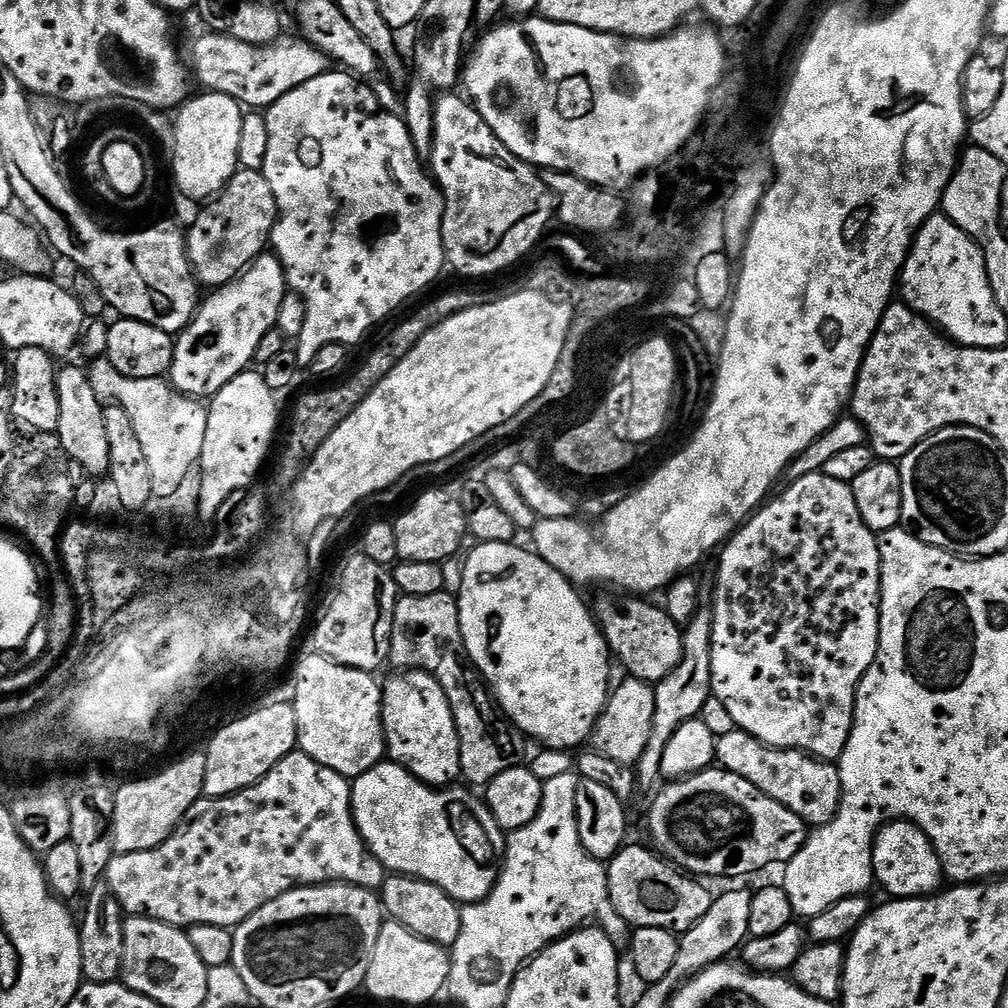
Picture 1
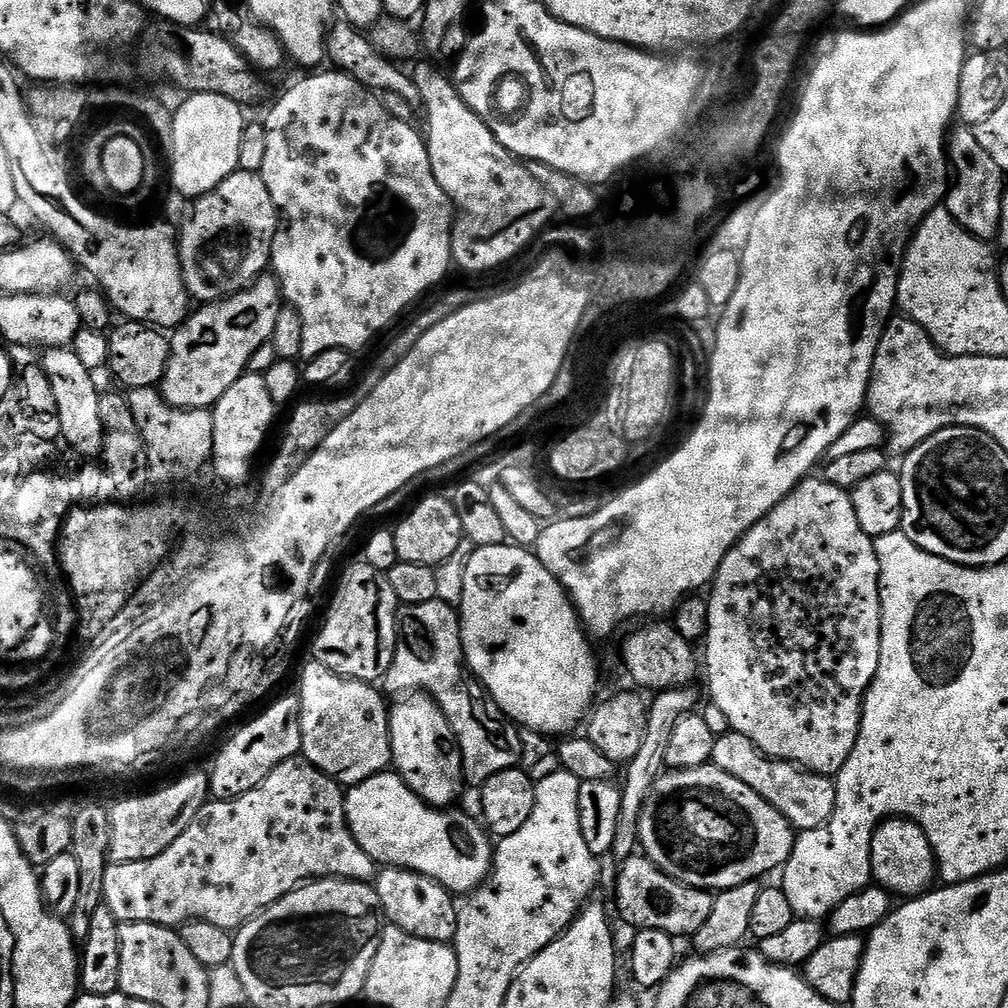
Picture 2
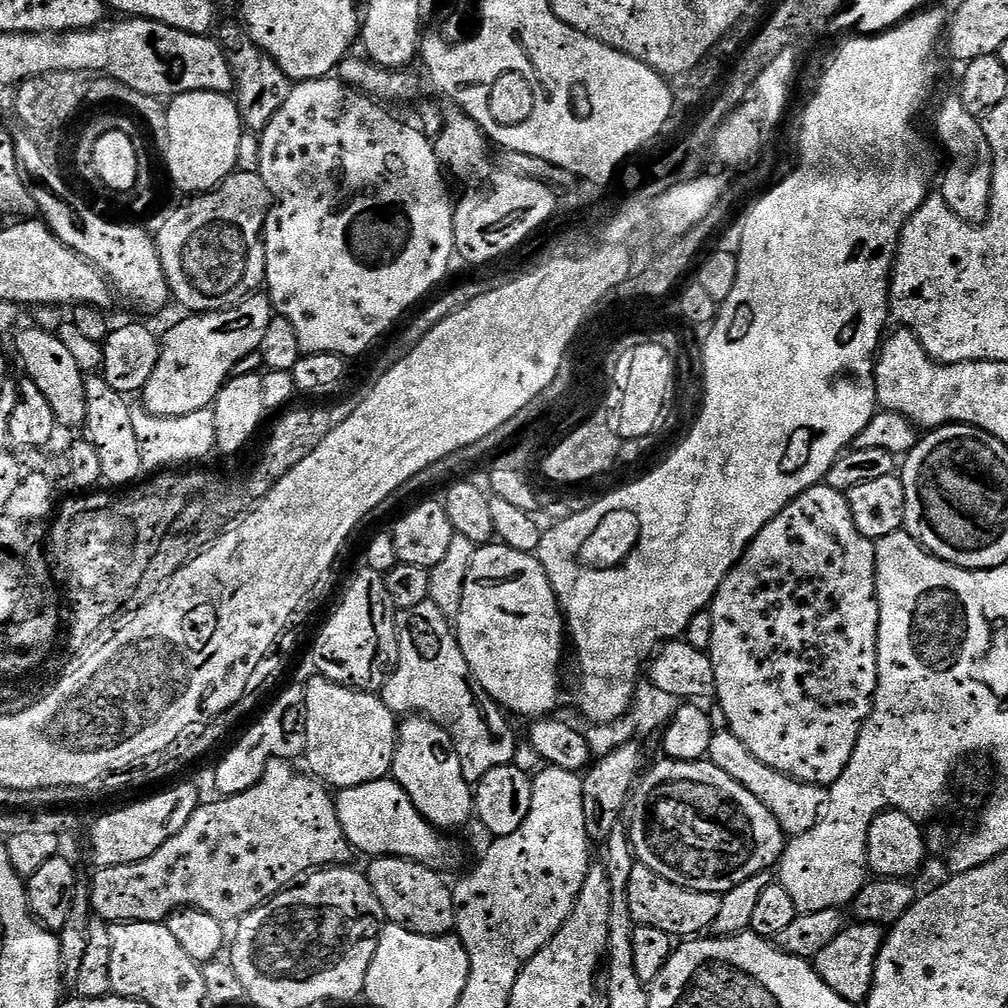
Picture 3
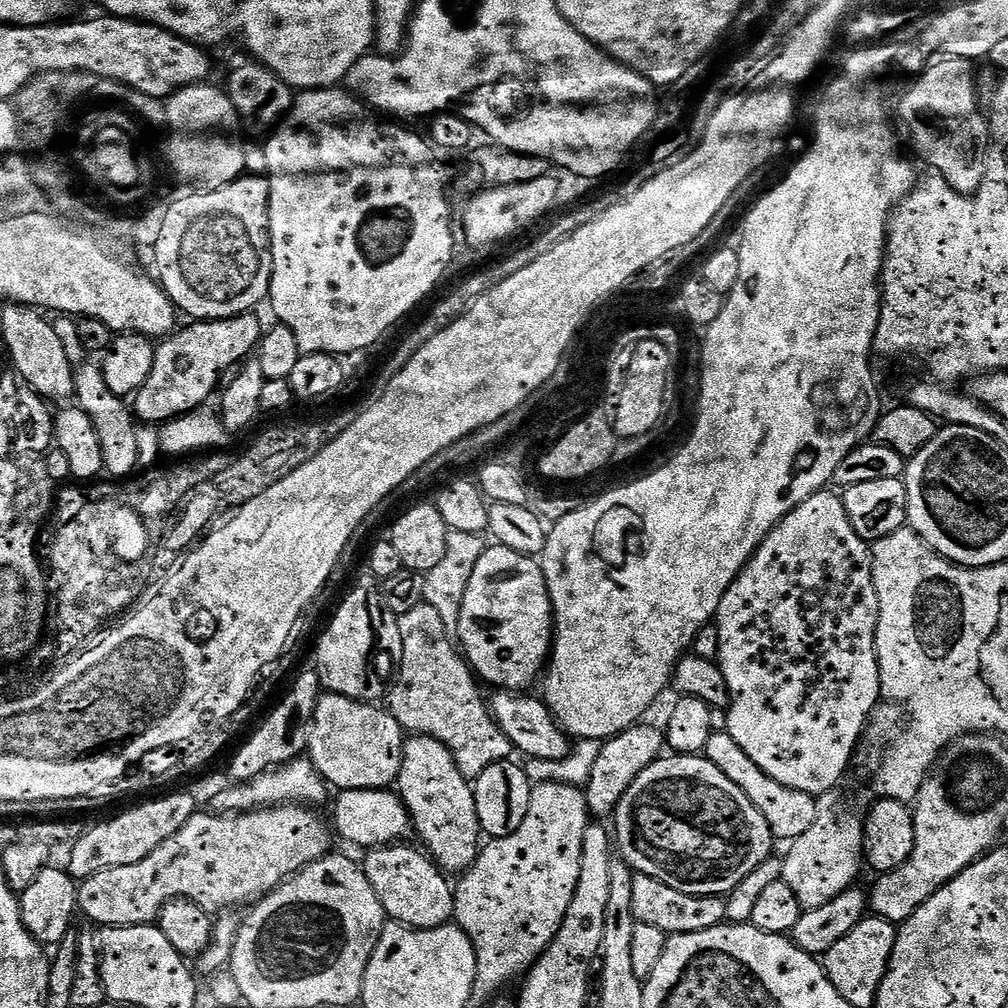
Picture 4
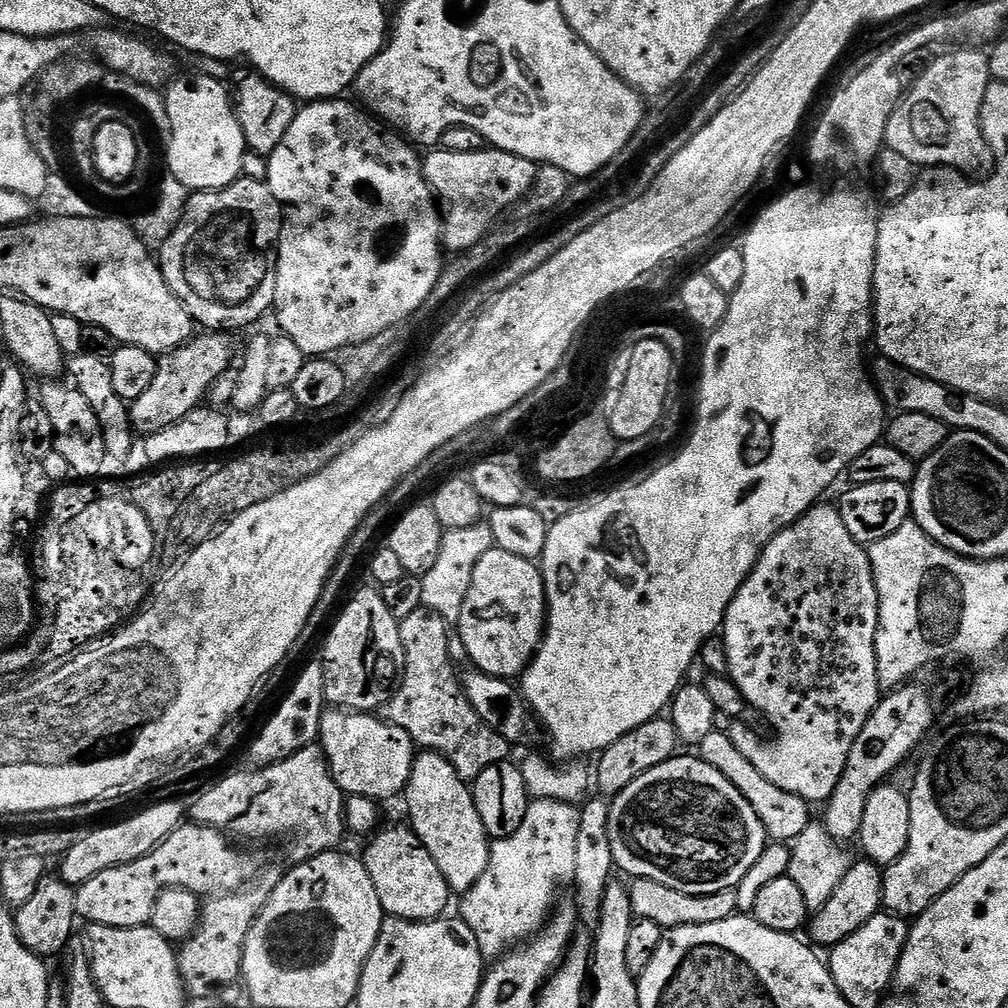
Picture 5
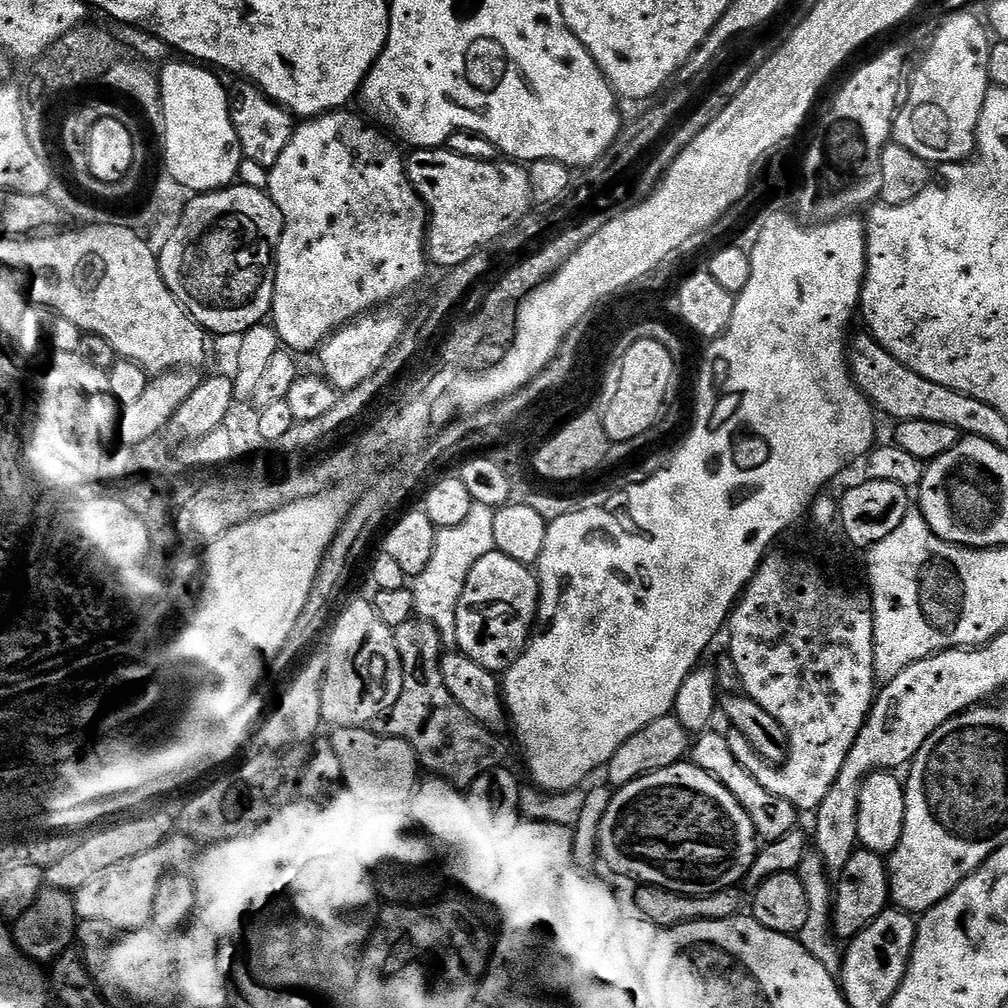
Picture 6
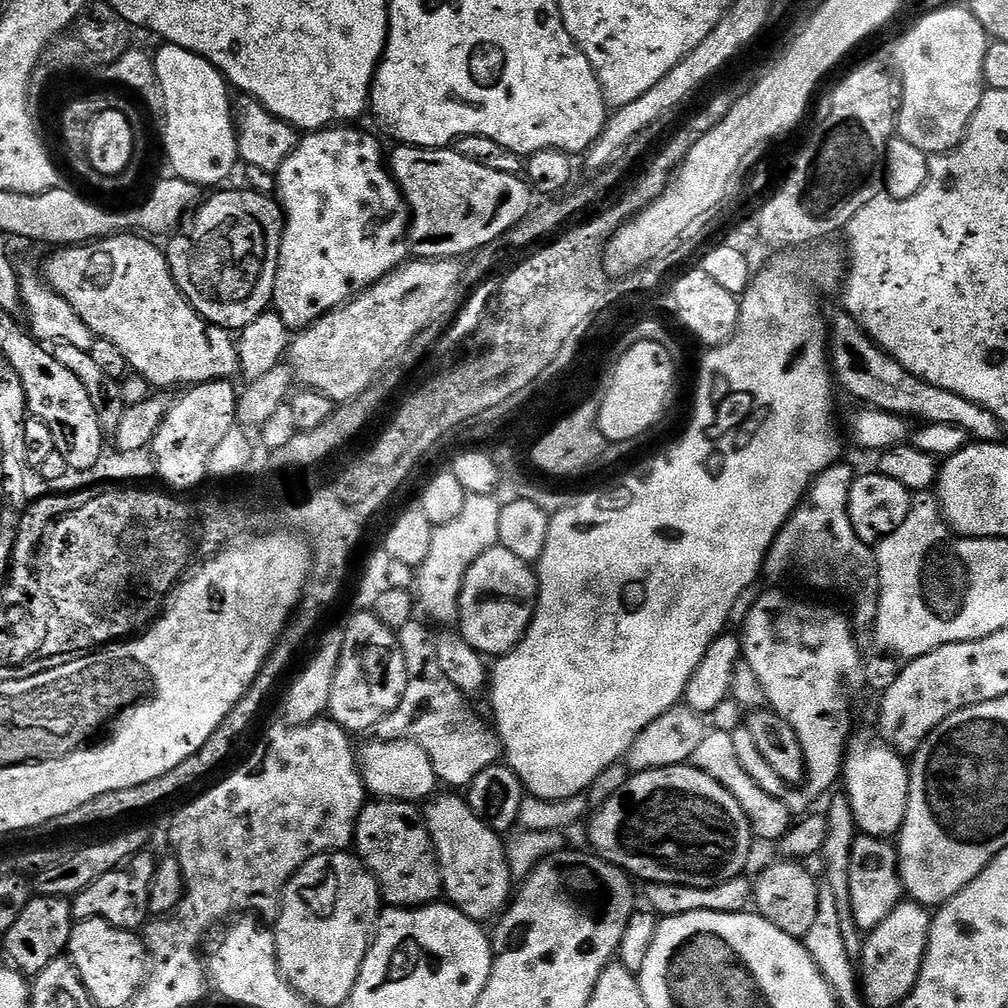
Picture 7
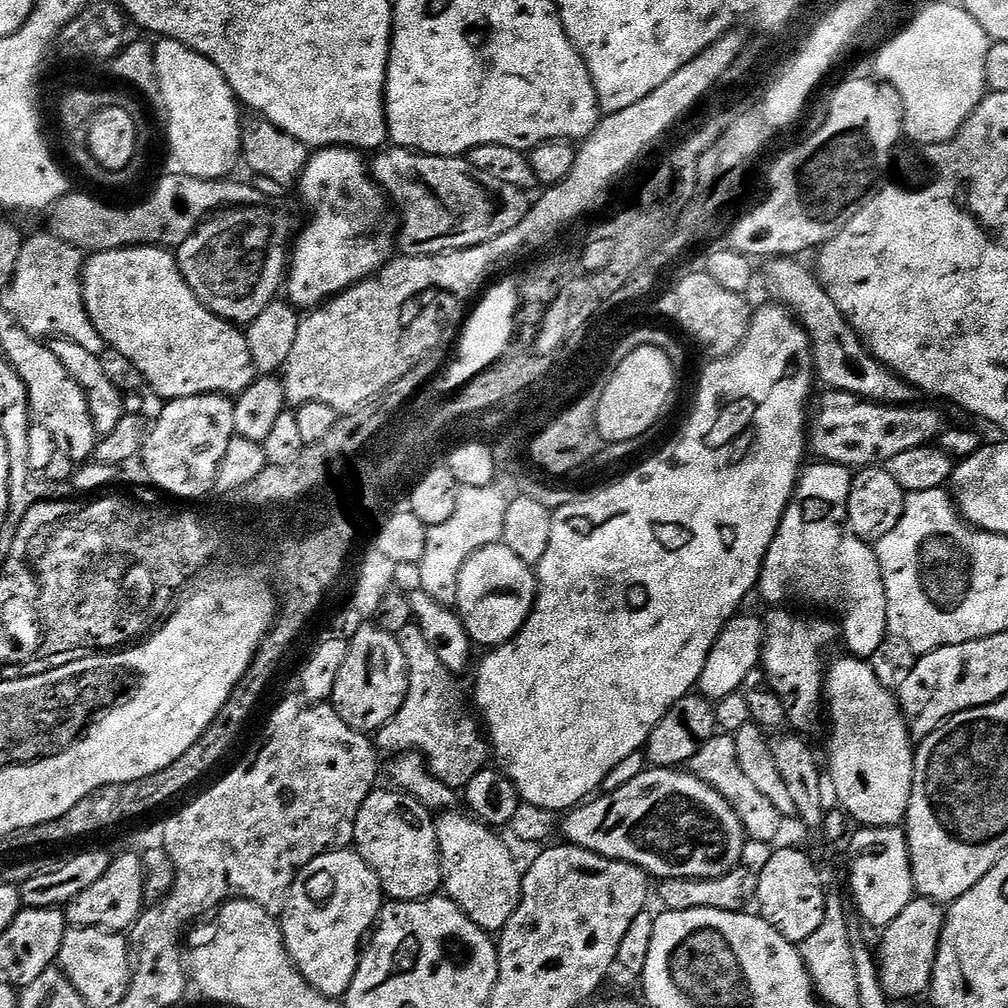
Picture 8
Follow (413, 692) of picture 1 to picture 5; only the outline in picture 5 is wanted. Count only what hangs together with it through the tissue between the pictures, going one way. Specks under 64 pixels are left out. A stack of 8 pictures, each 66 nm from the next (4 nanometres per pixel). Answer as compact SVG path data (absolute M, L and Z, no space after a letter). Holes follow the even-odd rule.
M424 750L412 763L407 796L408 816L412 819L410 827L422 846L426 846L430 858L438 862L438 870L442 870L448 887L456 894L469 892L474 882L482 878L482 870L486 870L492 849L488 831L482 826L482 818L476 809L471 787L443 754Z

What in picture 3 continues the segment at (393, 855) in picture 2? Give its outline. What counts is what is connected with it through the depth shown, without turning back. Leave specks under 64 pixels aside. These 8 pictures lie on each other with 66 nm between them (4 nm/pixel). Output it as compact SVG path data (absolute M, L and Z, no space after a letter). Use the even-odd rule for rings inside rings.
M391 778L339 789L335 802L346 838L357 853L365 852L368 858L404 856L437 870L445 870L454 867L464 856L459 842L433 828L432 823L416 809L406 790Z

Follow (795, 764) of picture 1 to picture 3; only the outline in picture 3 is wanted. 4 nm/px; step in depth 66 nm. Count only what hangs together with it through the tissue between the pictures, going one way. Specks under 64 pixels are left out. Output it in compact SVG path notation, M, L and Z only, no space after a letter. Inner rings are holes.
M731 730L713 731L707 759L717 764L722 770L726 770L730 778L746 786L746 790L750 790L750 794L754 794L754 798L758 798L758 802L762 802L762 806L766 806L766 810L774 814L780 828L789 837L806 834L806 830L813 828L824 814L828 793L821 785L808 784L805 780L795 780L793 776L787 776L784 772L766 766L766 762L754 758L754 754L746 750L744 743Z

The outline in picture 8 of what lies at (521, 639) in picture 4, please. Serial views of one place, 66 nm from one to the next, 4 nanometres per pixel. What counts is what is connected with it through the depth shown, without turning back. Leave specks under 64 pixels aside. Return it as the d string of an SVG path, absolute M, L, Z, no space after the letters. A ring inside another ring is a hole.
M501 542L478 550L468 559L466 566L462 566L455 607L473 645L480 647L481 644L484 650L491 650L519 634L536 604L537 595L535 571Z

